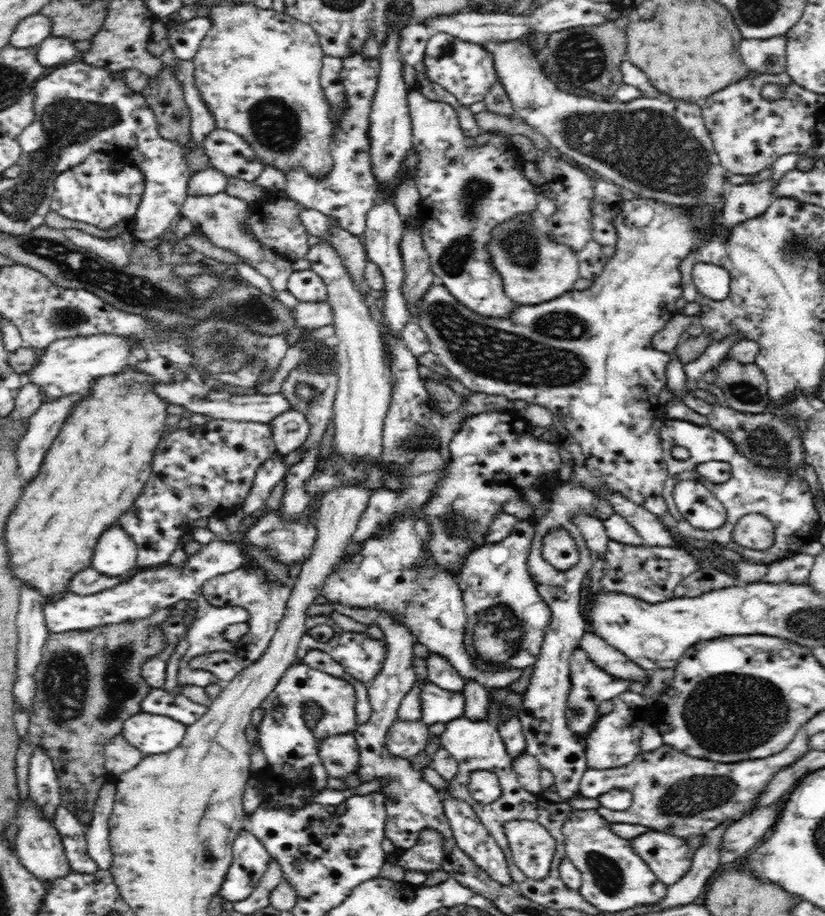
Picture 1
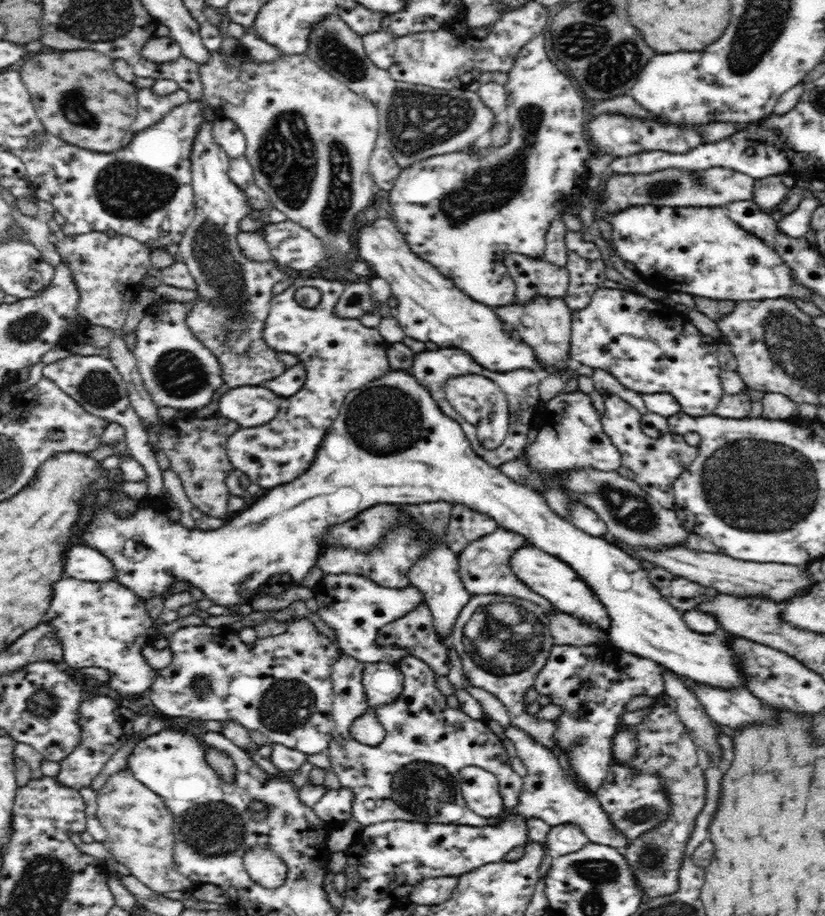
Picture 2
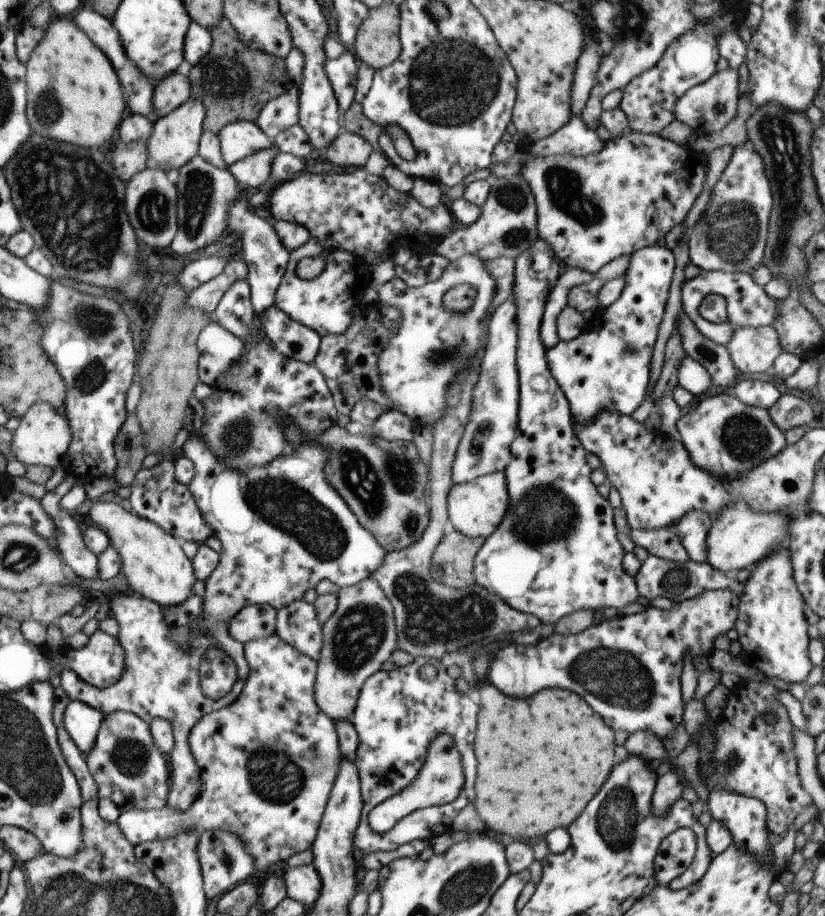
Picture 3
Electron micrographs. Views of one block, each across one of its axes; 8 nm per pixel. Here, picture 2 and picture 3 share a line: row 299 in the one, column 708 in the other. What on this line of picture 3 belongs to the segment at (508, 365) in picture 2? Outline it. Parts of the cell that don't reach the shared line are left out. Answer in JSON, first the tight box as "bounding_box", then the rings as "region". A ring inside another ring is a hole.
{"bounding_box":[676,393,787,476],"region":[[[729,393],[703,398],[678,419],[676,428],[678,440],[693,466],[705,472],[717,472],[717,476],[735,476],[745,468],[751,470],[787,446],[783,432],[771,422],[767,409],[743,404]]]}

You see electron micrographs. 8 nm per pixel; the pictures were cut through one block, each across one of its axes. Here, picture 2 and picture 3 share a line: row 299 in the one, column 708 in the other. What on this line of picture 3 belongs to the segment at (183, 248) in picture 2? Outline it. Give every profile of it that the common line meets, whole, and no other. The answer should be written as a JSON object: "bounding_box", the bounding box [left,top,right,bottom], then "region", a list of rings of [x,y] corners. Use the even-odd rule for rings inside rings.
{"bounding_box":[688,140,771,274],"region":[[[746,140],[733,147],[727,166],[709,192],[705,210],[688,233],[688,263],[703,271],[751,274],[763,256],[771,196],[763,160],[753,150],[753,144]]]}

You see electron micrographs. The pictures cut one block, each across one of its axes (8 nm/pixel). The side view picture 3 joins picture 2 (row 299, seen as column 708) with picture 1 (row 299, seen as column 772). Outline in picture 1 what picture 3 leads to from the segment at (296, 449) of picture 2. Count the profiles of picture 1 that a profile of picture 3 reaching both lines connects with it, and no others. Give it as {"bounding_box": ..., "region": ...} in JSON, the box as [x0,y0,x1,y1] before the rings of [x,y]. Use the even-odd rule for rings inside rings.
{"bounding_box":[287,268,327,302],"region":[[[311,268],[307,270],[292,270],[287,289],[300,301],[318,302],[327,298],[326,283]]]}

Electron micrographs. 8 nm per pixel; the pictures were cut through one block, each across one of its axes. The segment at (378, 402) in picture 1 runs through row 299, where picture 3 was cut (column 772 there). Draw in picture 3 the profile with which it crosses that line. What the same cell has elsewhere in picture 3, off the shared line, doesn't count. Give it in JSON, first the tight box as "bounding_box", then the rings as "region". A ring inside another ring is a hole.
{"bounding_box":[724,327,782,373],"region":[[[773,327],[733,328],[731,340],[724,346],[738,373],[770,372],[773,361],[782,351]]]}

